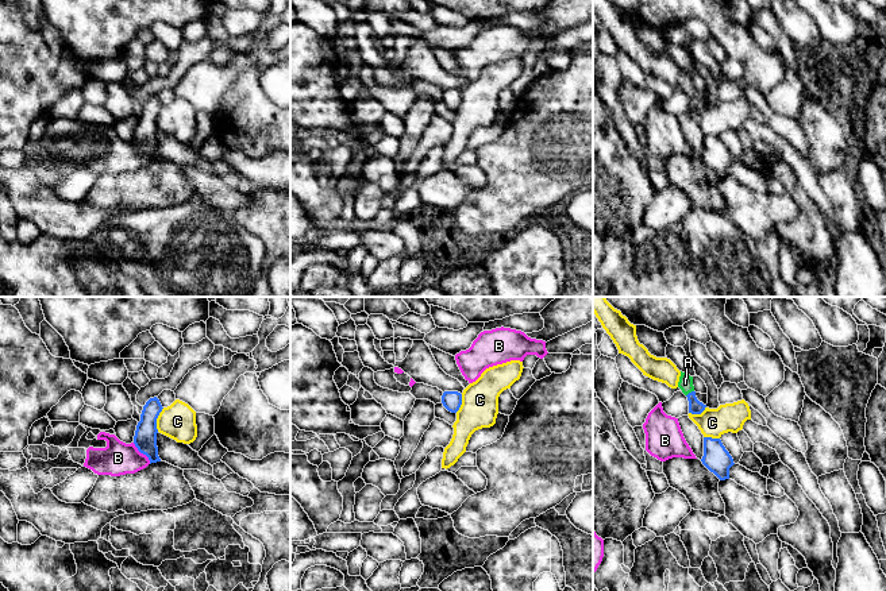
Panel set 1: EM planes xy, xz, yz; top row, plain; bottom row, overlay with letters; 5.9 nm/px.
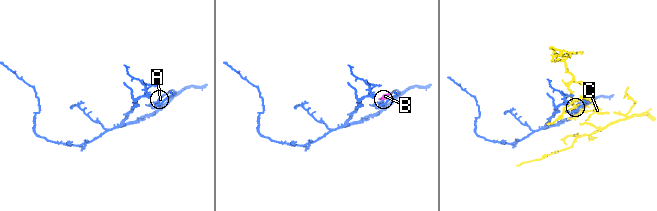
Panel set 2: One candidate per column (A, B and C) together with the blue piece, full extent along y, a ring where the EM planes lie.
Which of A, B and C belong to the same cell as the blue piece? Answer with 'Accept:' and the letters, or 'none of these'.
Accept: A

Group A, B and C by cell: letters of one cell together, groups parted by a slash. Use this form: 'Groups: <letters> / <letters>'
Groups: A / B / C

